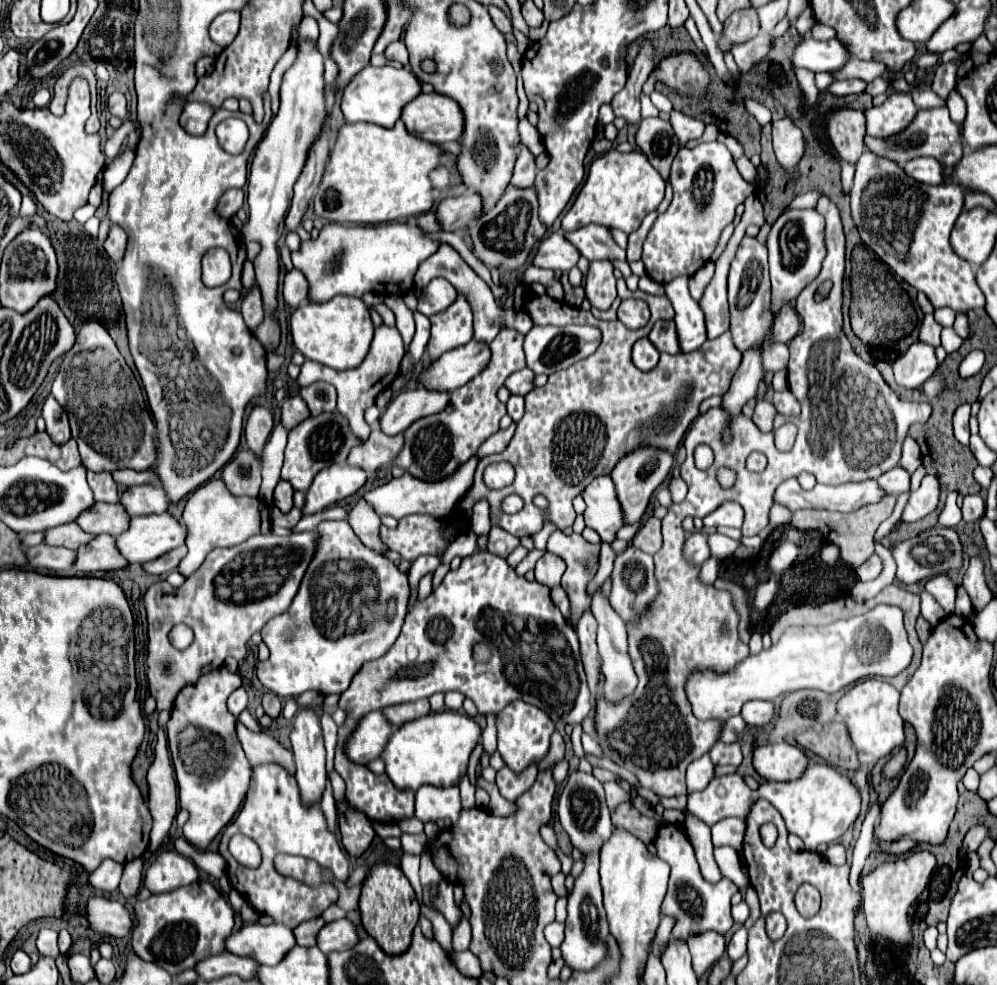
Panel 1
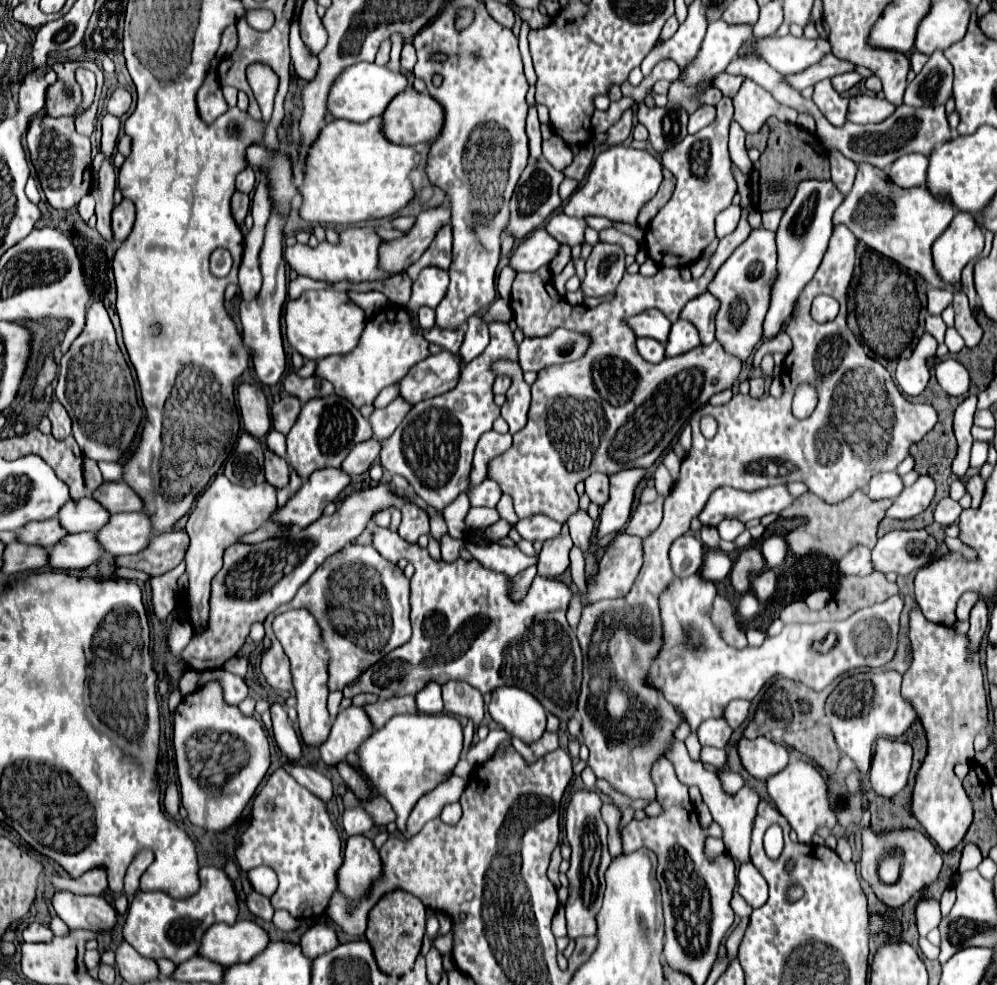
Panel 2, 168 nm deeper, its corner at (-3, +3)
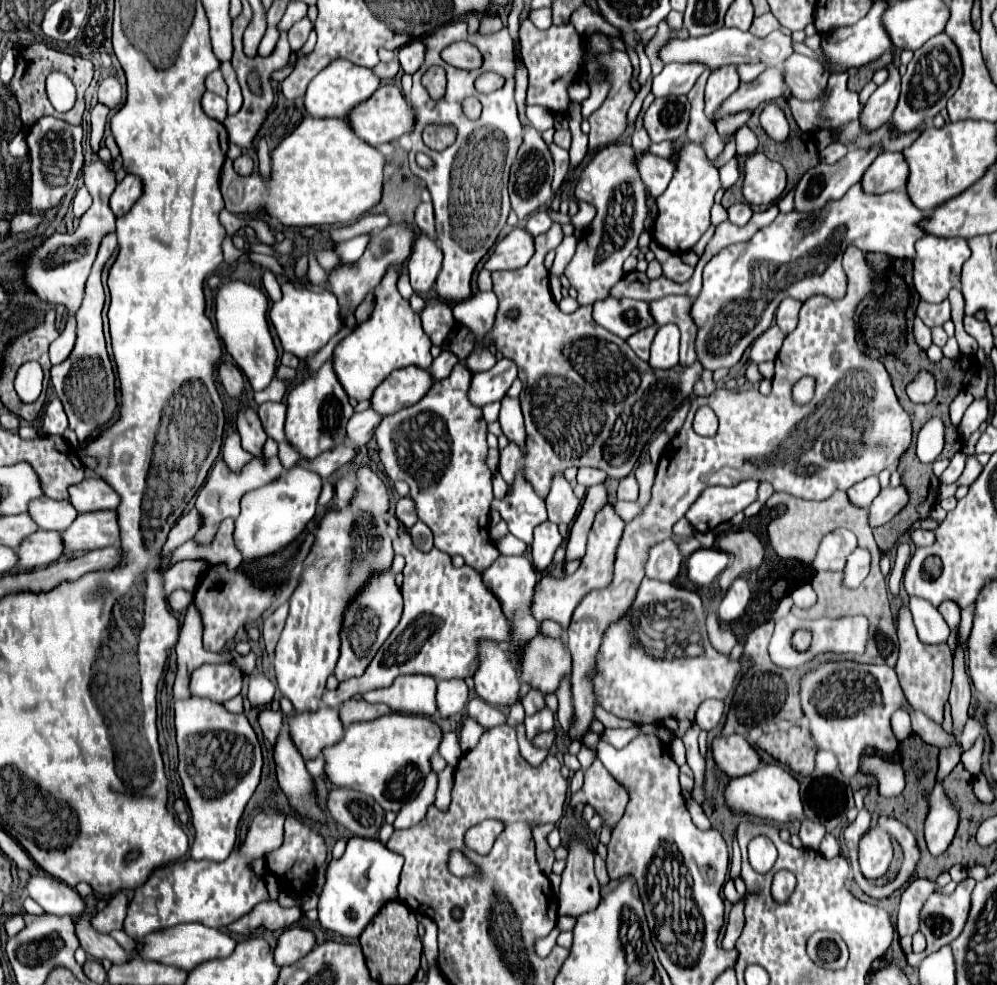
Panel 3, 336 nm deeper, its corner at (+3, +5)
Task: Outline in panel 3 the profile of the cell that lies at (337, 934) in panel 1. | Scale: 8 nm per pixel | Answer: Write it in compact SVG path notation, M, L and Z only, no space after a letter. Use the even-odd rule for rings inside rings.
M291 926L281 934L281 938L277 942L275 962L279 962L281 966L289 966L291 962L297 962L305 954L309 954L315 948L315 944L317 944L317 940L311 930Z

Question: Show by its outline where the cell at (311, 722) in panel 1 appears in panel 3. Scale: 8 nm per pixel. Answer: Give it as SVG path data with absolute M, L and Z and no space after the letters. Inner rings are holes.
M361 468L357 472L357 486L359 486L359 494L349 508L343 508L343 510L333 508L319 522L319 530L315 532L315 550L311 550L311 554L307 556L307 562L303 562L301 582L291 596L289 616L281 632L279 644L275 648L273 664L277 672L277 686L281 694L291 700L295 712L319 710L321 698L325 694L325 682L333 674L333 668L339 658L339 614L343 614L343 606L347 606L347 598L355 594L355 588L359 588L359 582L363 582L363 578L367 578L371 570L389 568L393 560L393 548L391 548L393 536L383 516L389 510L387 488L381 482L381 478L373 474L369 468Z

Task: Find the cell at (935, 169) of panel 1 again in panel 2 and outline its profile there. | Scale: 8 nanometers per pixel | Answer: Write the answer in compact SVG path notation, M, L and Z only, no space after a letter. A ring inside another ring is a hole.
M905 154L897 162L893 162L887 170L889 180L901 188L911 188L911 186L923 186L925 184L925 174L927 174L929 160L927 156L921 154Z

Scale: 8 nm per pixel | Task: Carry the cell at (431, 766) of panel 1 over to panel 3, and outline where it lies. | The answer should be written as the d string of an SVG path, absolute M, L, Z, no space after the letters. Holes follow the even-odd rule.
M391 712L371 722L355 722L345 730L339 744L323 752L325 772L333 784L373 796L385 812L399 812L405 802L419 794L423 778L431 772L431 756L437 754L441 738L439 724L425 716Z

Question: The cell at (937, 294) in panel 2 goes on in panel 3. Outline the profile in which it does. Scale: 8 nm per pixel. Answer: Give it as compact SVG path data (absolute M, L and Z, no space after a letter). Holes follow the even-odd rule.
M921 300L919 306L917 306L917 316L919 316L929 328L933 328L933 326L943 326L943 324L951 318L951 314L949 314L949 300L943 300L943 302L939 302L939 304L929 304L929 302Z

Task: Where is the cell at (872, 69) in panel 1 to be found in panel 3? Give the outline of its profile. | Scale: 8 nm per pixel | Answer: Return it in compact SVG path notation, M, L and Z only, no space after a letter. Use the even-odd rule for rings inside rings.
M767 68L759 78L749 84L741 84L727 102L723 102L717 120L725 114L739 110L755 110L763 102L773 102L785 94L785 72L781 68Z

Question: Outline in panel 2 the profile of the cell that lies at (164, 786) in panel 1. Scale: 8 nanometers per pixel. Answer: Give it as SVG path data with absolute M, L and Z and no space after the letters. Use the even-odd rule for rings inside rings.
M169 784L167 786L167 792L165 792L165 808L167 808L167 814L169 816L177 816L181 807L181 795L177 790L175 784Z

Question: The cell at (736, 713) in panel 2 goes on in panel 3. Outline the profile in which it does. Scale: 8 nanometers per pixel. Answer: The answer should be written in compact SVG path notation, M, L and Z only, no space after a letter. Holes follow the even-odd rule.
M705 700L699 710L697 710L697 718L695 722L703 728L703 730L713 730L721 718L725 714L725 702L723 700Z

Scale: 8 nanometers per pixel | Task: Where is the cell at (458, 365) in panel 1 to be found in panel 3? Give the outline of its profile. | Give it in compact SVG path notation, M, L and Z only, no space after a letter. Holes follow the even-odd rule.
M407 366L407 368L399 368L395 372L391 372L383 384L377 386L375 396L371 396L371 408L377 410L381 416L389 416L395 414L407 406L413 406L415 402L419 402L435 384L435 380L431 378L431 372L419 366Z

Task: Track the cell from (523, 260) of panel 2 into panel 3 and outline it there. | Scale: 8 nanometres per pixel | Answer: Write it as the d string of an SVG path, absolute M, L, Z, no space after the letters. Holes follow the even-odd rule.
M513 228L509 236L495 244L493 254L485 262L485 268L495 270L515 270L523 268L535 254L535 238L525 228Z

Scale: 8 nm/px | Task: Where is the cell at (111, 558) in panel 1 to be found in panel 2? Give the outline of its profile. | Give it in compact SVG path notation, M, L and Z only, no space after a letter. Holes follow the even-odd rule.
M81 532L65 536L65 540L59 540L47 552L53 570L83 570L97 562L105 550L99 546L93 532Z

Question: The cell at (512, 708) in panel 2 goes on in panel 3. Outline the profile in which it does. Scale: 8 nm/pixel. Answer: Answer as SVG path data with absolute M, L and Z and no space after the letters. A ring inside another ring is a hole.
M483 642L479 654L479 670L475 674L475 690L481 700L491 706L511 708L521 702L521 682L515 674L515 668L507 662L505 652L495 646L495 642Z

